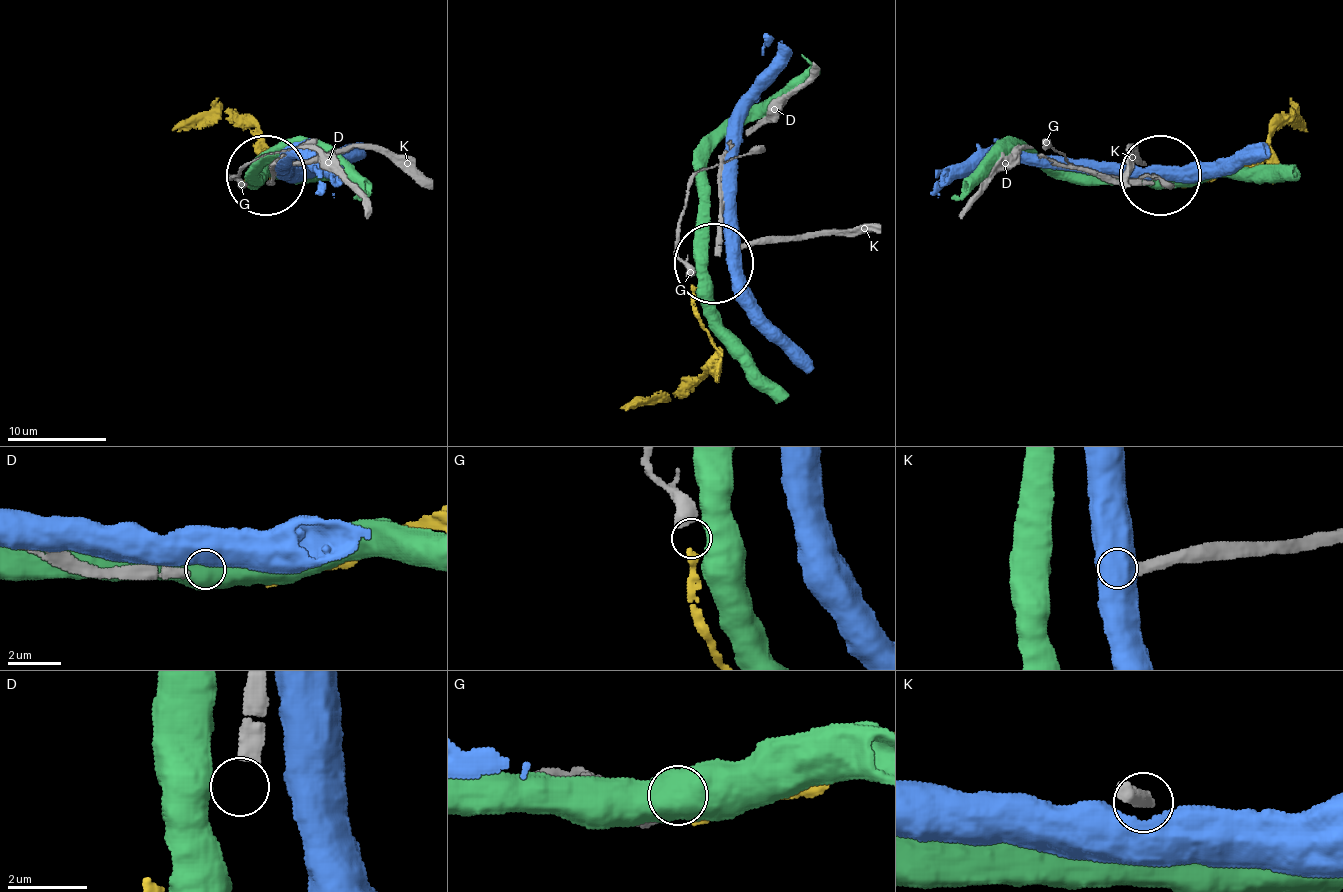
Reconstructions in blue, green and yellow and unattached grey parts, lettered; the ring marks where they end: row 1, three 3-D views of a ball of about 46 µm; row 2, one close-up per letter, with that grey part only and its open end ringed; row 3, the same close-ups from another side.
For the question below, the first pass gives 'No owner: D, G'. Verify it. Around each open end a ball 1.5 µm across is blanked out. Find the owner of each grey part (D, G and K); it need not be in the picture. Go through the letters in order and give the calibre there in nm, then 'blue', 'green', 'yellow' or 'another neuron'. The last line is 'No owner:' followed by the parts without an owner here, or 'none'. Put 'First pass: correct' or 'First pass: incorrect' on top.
First pass: incorrect
D: 440 nm thick; another neuron
G: 600 nm thick; another neuron
K: 400 nm thick; another neuron
No owner: D, G, K

